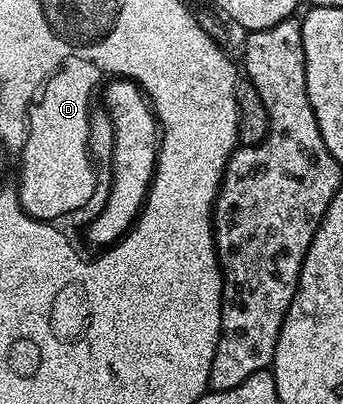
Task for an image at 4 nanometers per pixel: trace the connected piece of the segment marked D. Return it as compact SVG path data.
M70 51L68 58L59 63L60 70L45 83L36 106L28 113L28 138L24 141L24 150L18 153L22 207L34 219L49 223L59 222L59 217L68 217L87 205L92 215L110 211L112 189L116 189L116 117L112 117L112 105L108 105L108 89L112 89L112 85L132 85L132 89L140 93L140 99L146 99L144 109L148 109L148 117L152 117L157 134L166 131L160 118L160 105L156 105L152 89L148 89L140 77L106 73L96 63L96 57L86 57L86 54L75 51Z

